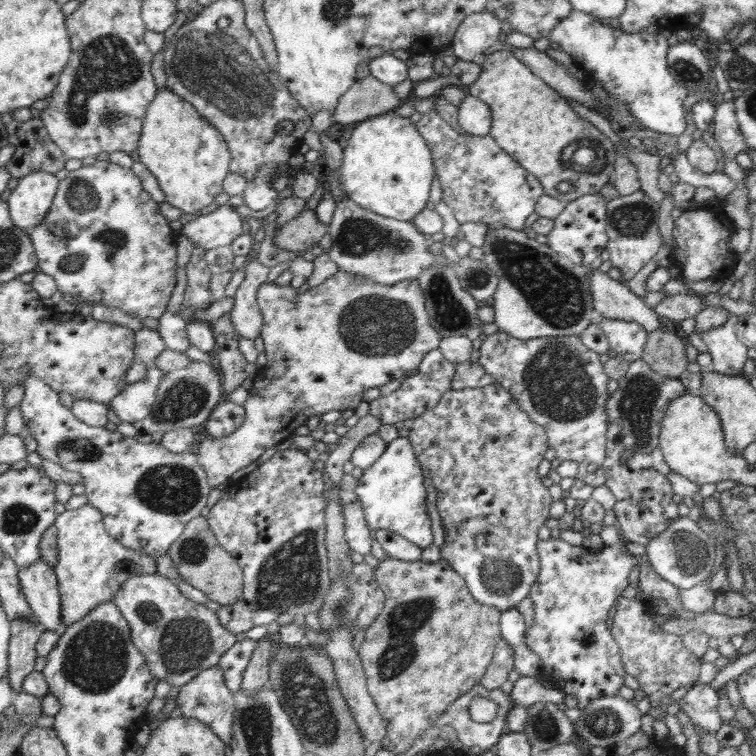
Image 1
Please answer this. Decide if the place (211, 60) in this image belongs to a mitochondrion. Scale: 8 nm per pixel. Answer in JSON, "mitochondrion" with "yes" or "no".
{"mitochondrion":"yes"}

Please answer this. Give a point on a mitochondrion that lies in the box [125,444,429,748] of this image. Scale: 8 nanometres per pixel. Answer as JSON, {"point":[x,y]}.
{"point":[291,577]}

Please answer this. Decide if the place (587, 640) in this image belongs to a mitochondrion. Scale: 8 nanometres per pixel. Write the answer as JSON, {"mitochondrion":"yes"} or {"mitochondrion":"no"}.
{"mitochondrion":"no"}

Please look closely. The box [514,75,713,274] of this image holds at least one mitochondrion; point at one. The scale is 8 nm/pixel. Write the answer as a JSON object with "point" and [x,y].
{"point":[634,220]}

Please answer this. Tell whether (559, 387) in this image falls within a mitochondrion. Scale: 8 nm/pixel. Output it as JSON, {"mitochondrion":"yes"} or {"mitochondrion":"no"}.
{"mitochondrion":"yes"}

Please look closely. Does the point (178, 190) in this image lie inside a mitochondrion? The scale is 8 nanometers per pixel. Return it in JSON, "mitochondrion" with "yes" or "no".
{"mitochondrion":"no"}

